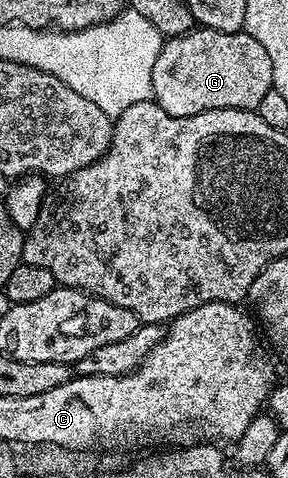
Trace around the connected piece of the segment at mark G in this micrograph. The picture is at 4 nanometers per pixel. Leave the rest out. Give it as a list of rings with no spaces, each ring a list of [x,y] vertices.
[[[199,26],[193,31],[167,38],[163,42],[160,53],[156,57],[156,65],[152,65],[152,96],[155,103],[172,117],[192,117],[196,113],[204,113],[208,109],[244,109],[253,111],[260,105],[264,93],[272,90],[272,61],[256,41],[256,37],[247,35],[245,30],[224,33]]]

